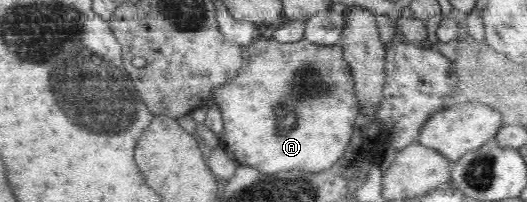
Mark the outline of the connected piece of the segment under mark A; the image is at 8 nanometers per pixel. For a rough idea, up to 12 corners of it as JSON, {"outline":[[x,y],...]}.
{"outline":[[260,37],[206,103],[265,173],[327,170],[360,113],[338,43]]}

